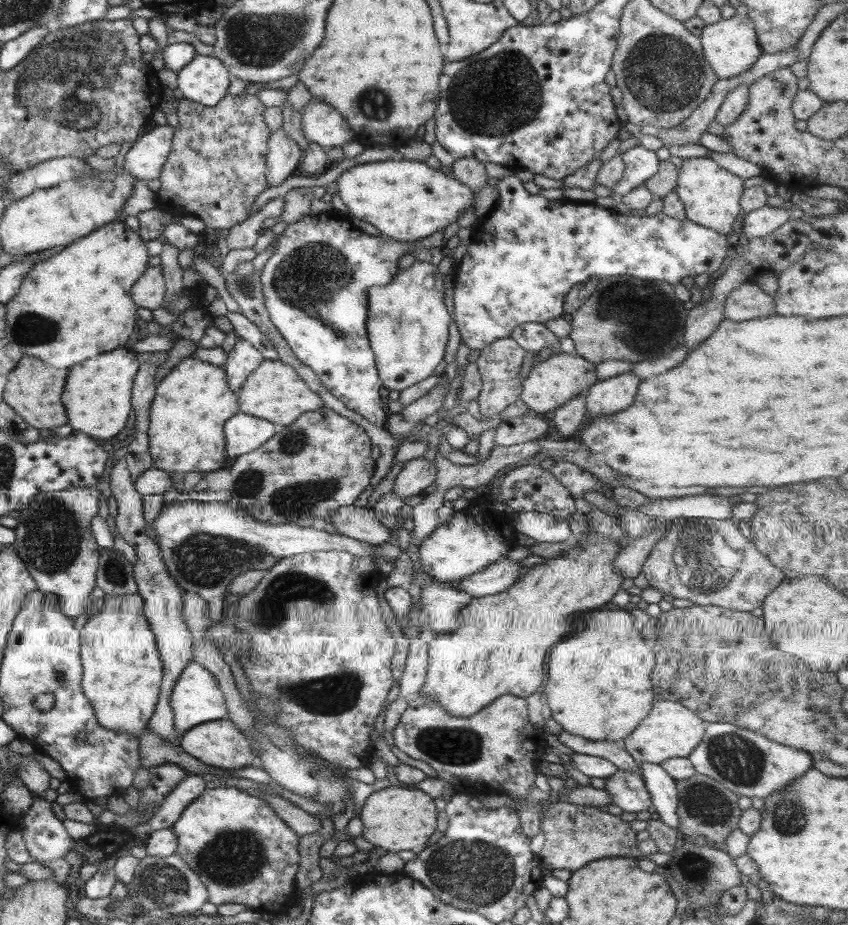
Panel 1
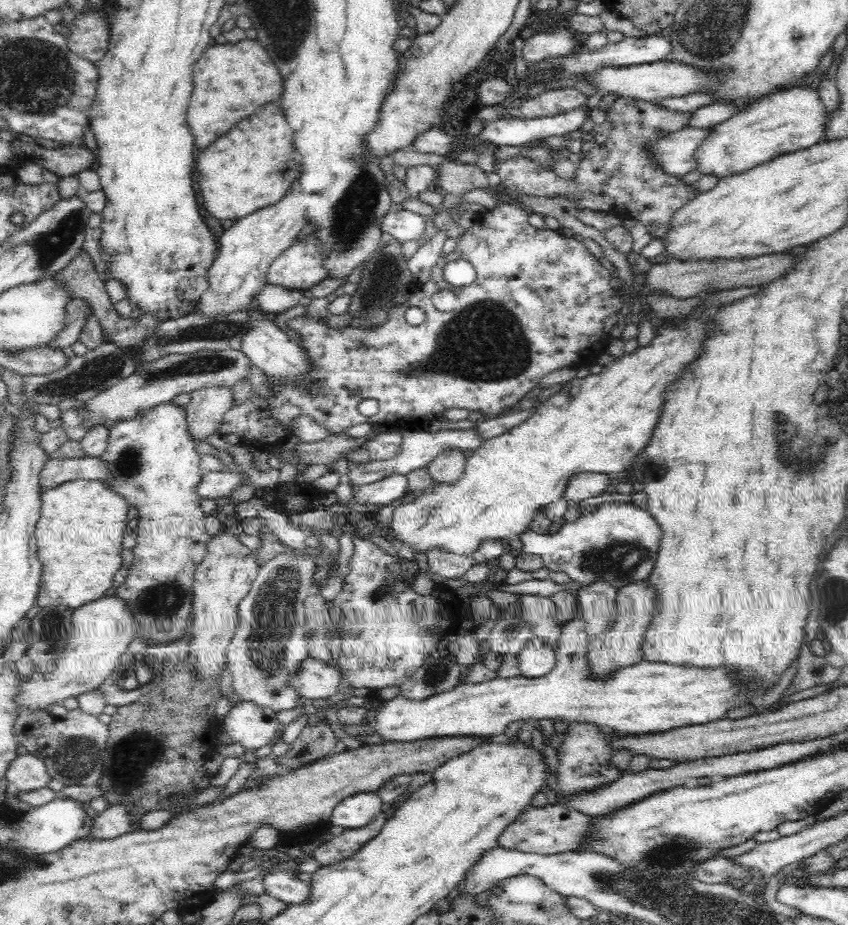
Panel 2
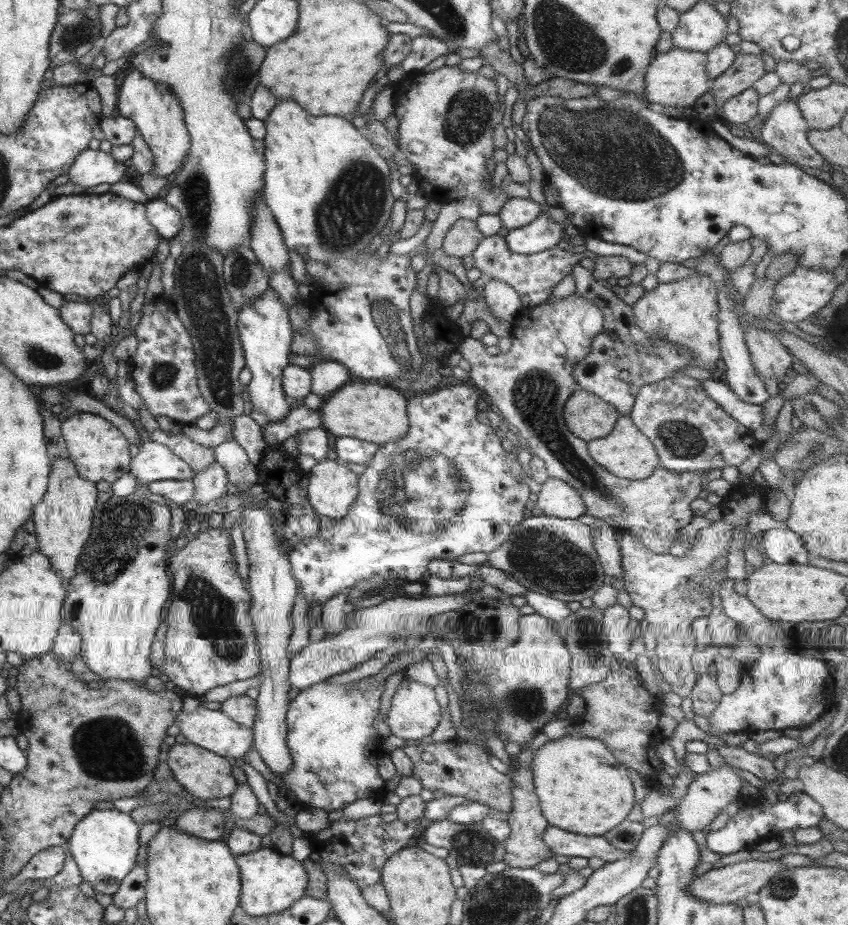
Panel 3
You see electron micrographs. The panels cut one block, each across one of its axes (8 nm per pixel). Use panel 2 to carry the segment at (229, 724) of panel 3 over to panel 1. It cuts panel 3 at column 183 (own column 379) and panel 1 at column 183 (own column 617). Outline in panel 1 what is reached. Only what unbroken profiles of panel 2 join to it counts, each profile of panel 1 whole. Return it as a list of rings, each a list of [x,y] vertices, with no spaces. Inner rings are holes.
[[[192,661],[183,668],[182,674],[179,674],[175,685],[173,686],[169,706],[173,710],[173,729],[177,737],[181,738],[185,731],[214,720],[227,719],[227,710],[222,693],[219,691],[216,679],[205,670],[203,666]]]

